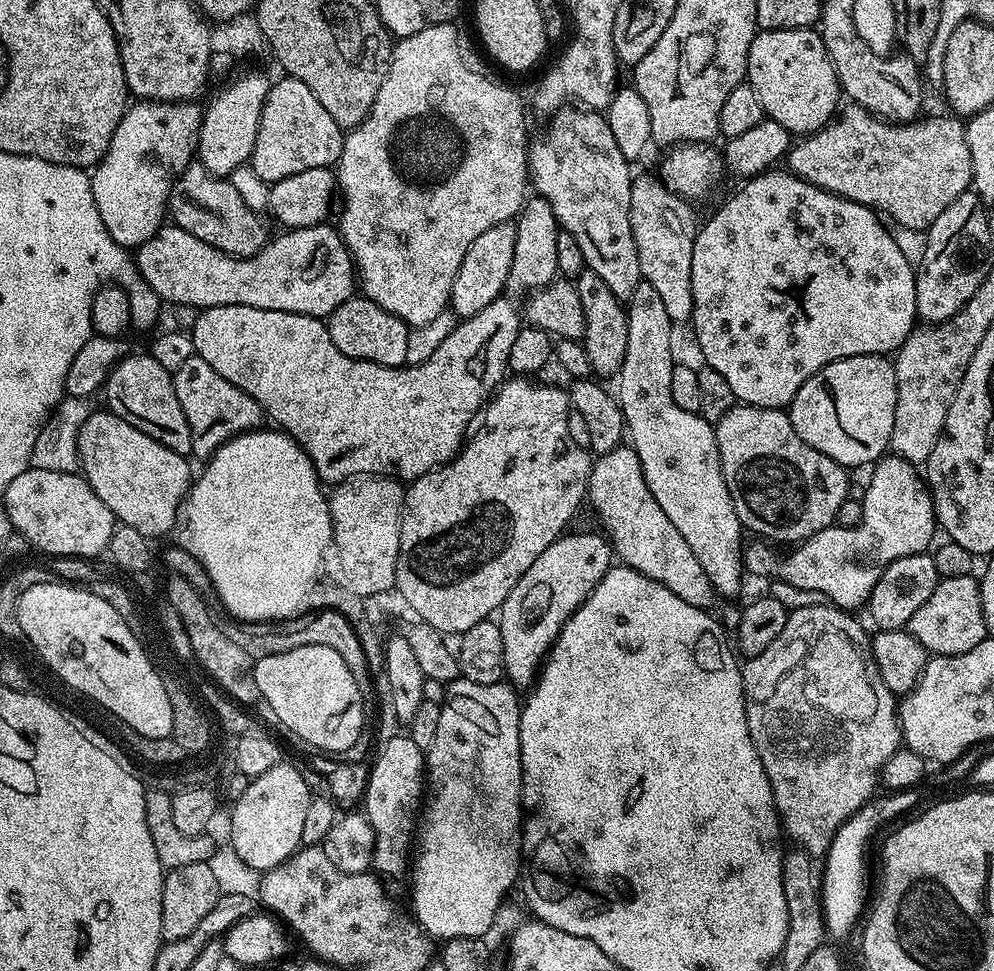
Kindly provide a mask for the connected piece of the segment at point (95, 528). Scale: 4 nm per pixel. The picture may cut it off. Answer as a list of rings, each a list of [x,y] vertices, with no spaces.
[[[30,466],[22,474],[18,474],[14,482],[10,482],[2,503],[10,516],[13,529],[22,533],[33,549],[41,548],[52,556],[96,556],[107,549],[112,537],[114,517],[111,510],[106,502],[102,502],[102,498],[98,498],[98,494],[94,494],[83,475],[76,472],[51,472]]]

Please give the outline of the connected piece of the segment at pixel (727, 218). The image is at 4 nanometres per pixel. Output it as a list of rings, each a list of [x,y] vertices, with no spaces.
[[[780,170],[761,172],[758,176],[745,179],[741,183],[744,185],[705,224],[703,221],[702,227],[697,231],[692,259],[694,310],[690,327],[696,331],[696,344],[704,355],[703,363],[718,370],[718,374],[726,378],[726,383],[739,403],[784,410],[791,405],[800,387],[830,362],[851,356],[883,356],[895,353],[904,339],[911,334],[918,317],[914,264],[913,261],[908,261],[908,256],[900,249],[899,242],[888,233],[889,225],[865,204],[822,190],[787,170],[776,171]]]

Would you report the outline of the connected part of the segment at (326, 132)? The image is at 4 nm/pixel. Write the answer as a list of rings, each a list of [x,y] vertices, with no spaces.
[[[285,75],[271,85],[262,106],[262,118],[258,122],[258,138],[254,142],[251,168],[269,186],[282,178],[302,174],[302,170],[332,168],[339,161],[345,133],[330,118],[330,114],[314,98],[310,86]]]

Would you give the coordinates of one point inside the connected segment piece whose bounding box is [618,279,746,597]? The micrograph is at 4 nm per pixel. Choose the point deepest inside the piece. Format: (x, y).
(678, 449)

